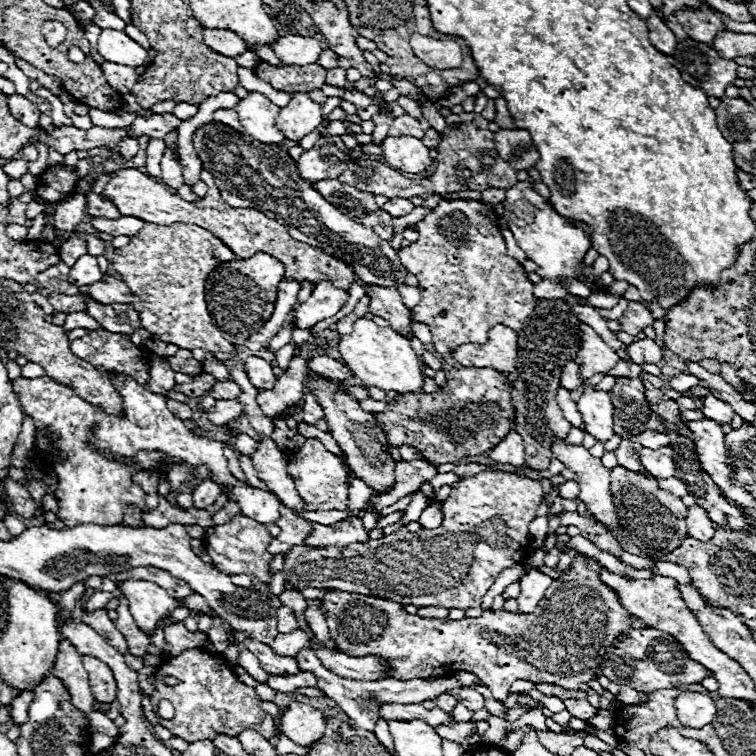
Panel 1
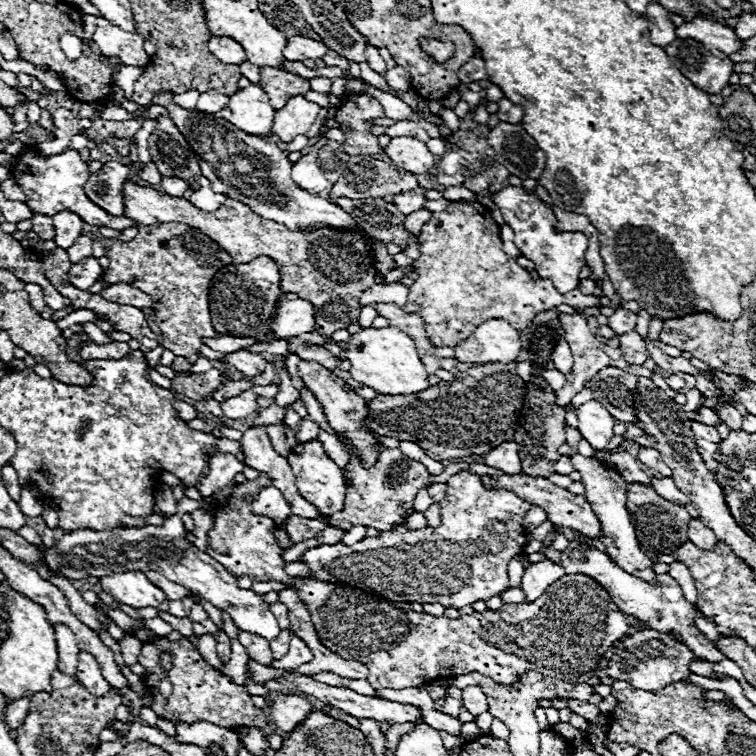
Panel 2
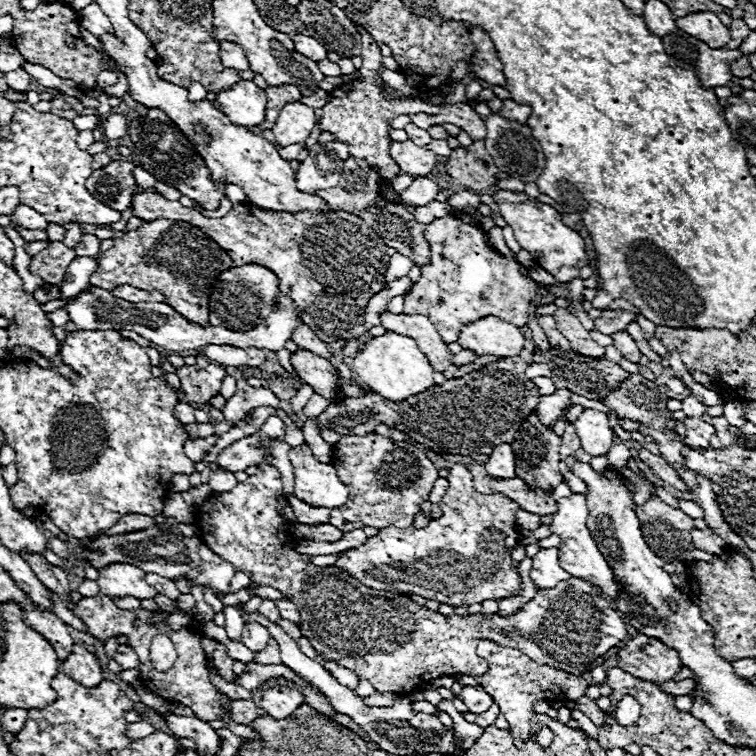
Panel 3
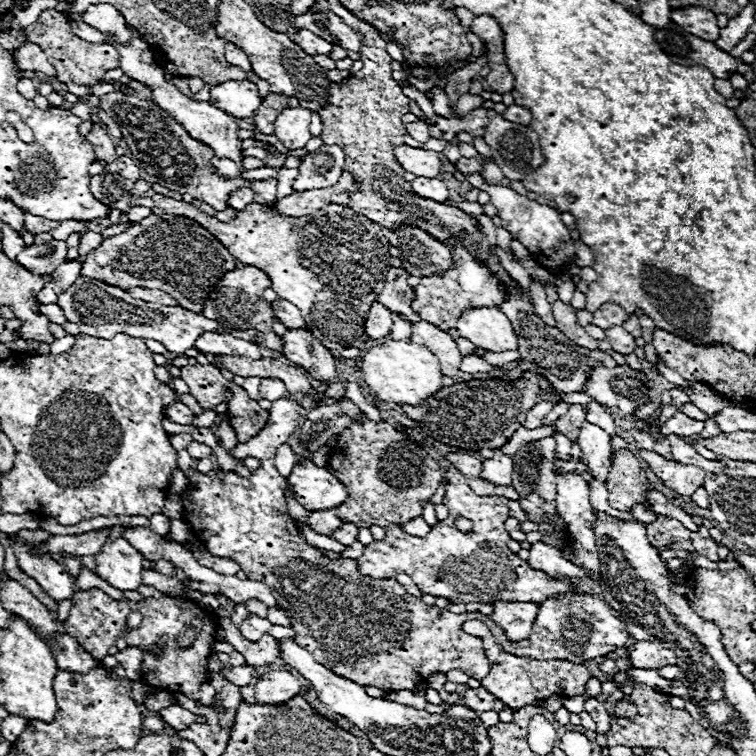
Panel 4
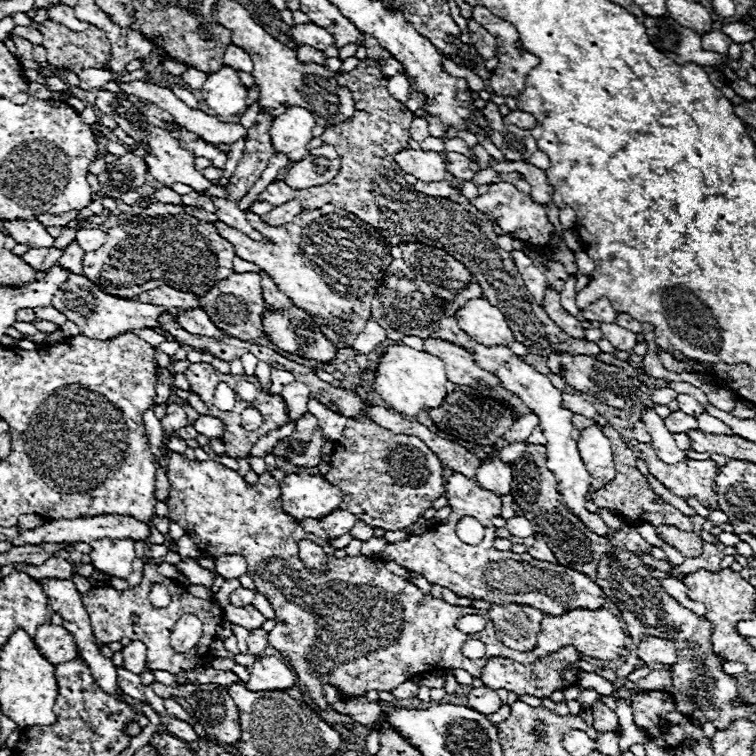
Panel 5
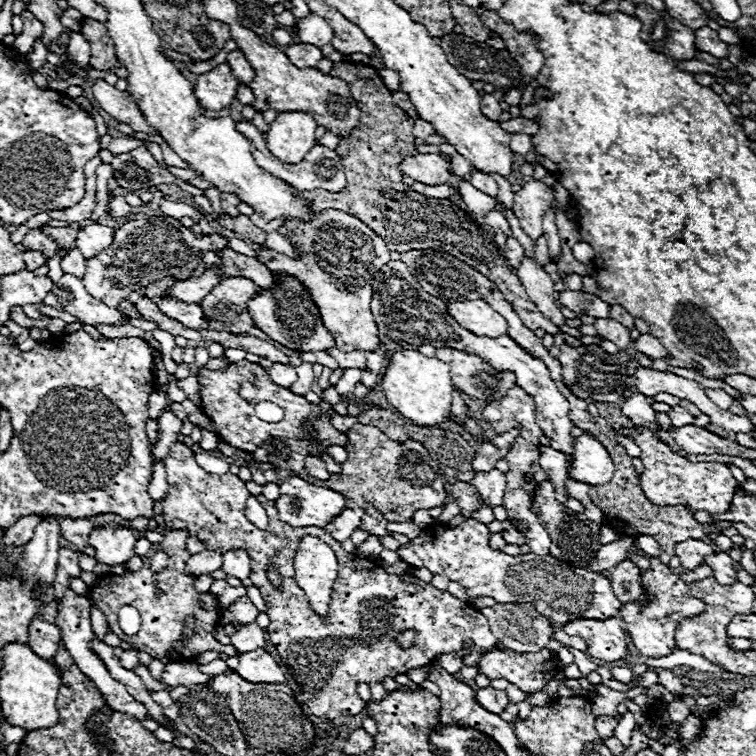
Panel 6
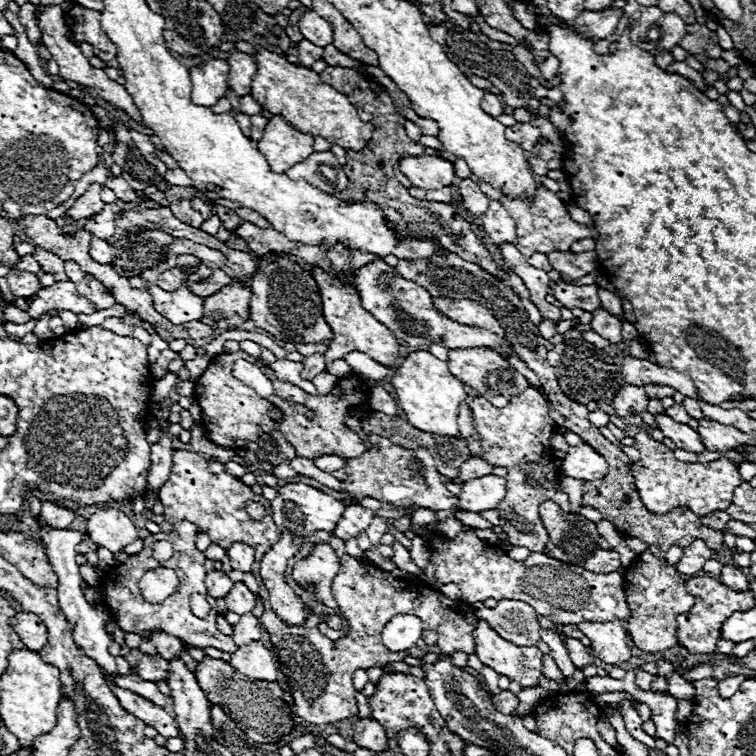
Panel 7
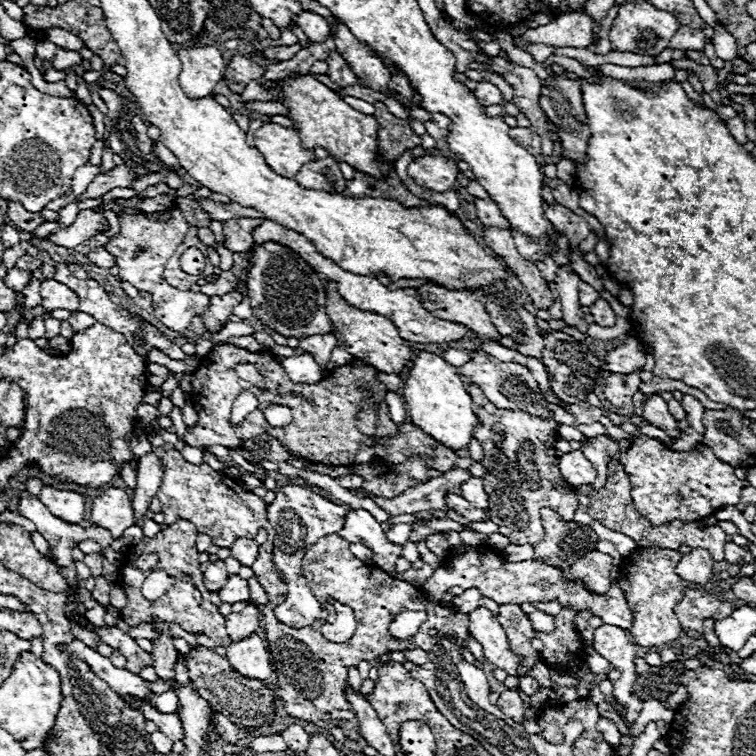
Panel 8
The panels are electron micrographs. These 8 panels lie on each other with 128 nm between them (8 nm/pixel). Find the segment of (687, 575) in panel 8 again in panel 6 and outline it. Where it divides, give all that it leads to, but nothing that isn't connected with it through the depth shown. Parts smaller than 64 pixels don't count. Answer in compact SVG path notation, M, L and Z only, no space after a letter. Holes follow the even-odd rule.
M684 540L676 546L676 556L682 560L682 568L686 570L694 570L698 566L704 564L704 558L710 556L714 550L710 544L702 542L702 540Z

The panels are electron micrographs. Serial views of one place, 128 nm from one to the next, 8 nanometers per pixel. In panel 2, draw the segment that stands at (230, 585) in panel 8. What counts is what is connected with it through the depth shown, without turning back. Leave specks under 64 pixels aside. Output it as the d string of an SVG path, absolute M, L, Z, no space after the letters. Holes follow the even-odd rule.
M240 632L238 638L240 638L240 642L246 648L250 658L254 658L260 664L270 664L272 662L272 650L270 650L270 644L268 644L266 638L254 636L250 632Z

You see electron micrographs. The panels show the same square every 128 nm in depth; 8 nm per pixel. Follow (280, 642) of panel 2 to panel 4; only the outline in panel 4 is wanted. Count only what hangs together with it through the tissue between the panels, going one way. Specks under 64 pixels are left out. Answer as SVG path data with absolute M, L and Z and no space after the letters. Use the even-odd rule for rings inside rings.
M220 618L218 620L220 628L226 632L226 640L238 650L242 652L242 656L246 658L246 664L250 666L268 666L278 658L278 648L276 648L276 638L272 638L270 634L262 636L262 640L258 642L248 642L246 638L242 638L238 634L238 630L230 624L230 618Z

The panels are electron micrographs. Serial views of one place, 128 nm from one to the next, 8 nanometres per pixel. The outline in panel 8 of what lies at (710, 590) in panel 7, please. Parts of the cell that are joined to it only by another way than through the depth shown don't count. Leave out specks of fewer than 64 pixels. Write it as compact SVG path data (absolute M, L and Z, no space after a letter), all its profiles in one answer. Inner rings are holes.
M686 588L684 598L674 606L674 612L688 636L702 636L702 622L706 618L722 620L734 612L734 606L728 602L720 602L712 592L702 588Z

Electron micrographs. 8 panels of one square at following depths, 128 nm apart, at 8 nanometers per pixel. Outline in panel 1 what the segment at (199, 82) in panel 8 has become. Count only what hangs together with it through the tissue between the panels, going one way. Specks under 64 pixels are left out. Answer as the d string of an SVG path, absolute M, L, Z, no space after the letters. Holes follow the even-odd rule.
M250 92L246 98L238 100L238 104L230 110L216 110L214 120L222 122L236 132L252 136L264 144L280 144L284 140L282 132L274 126L280 108L272 104L264 94Z

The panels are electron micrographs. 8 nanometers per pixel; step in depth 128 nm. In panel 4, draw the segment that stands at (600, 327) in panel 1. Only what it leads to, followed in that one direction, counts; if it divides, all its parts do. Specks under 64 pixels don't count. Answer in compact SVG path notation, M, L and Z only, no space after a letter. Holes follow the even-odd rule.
M480 174L478 176L464 176L474 188L485 191L490 194L490 202L496 206L498 216L502 220L502 228L506 228L516 240L520 240L532 254L544 256L538 258L538 262L544 268L562 268L564 264L568 264L570 260L574 260L574 246L572 246L572 238L568 228L562 224L560 214L544 204L538 204L536 200L530 200L518 192L514 192L508 186L500 186L500 184L487 184L486 180Z

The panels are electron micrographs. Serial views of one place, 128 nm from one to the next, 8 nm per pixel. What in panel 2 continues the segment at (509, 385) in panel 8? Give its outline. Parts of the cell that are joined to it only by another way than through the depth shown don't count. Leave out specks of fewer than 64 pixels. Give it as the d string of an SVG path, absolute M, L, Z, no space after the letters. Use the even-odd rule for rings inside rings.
M376 304L376 310L378 310L380 316L384 316L388 320L390 326L394 326L400 332L406 332L406 334L412 336L412 340L418 348L418 356L426 366L426 372L436 374L436 370L440 368L440 358L434 356L436 346L430 342L430 338L426 334L426 326L424 326L422 316L408 314L394 304Z

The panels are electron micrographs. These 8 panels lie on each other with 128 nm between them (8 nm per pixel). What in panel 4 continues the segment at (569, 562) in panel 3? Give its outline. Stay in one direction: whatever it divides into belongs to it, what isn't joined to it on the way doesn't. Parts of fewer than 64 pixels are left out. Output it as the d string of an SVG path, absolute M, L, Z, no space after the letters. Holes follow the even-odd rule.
M568 454L566 460L562 460L558 456L554 458L554 468L556 468L556 474L558 474L558 480L556 480L556 486L558 486L556 512L558 512L558 516L562 516L566 520L570 538L576 544L574 564L582 566L590 578L600 580L600 558L598 558L598 552L596 552L596 538L594 538L594 530L592 530L594 508L590 506L590 500L588 500L588 494L590 494L588 482L592 480L592 476L590 476L590 472L586 472L586 474L564 474L564 464L566 462L580 462L580 460L576 460L572 454Z

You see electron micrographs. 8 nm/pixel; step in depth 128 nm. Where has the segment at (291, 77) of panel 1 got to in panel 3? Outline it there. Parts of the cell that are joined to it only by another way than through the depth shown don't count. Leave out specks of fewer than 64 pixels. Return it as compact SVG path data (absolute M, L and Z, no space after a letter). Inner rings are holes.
M284 84L284 86L268 86L266 88L266 96L268 96L268 108L266 108L266 120L264 120L264 128L272 130L278 112L282 110L284 104L288 104L290 100L300 100L302 94L296 86L292 84Z

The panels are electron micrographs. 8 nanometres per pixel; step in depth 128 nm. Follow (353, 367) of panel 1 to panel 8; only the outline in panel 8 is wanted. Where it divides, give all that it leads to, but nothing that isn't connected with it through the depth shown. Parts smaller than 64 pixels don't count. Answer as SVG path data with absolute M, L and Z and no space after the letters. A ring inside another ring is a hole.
M420 352L412 360L412 368L404 380L402 398L406 402L410 422L440 444L462 450L474 438L474 424L478 424L478 416L472 408L472 396L466 392L466 384L460 380L460 374L454 372L454 366L450 366L442 356Z

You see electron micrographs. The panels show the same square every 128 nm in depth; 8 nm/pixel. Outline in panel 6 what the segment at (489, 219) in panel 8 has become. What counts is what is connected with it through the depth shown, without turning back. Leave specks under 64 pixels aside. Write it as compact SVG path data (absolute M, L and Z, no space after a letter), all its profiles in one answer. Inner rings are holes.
M506 236L506 258L510 260L512 268L516 270L520 264L520 258L524 258L524 248L514 236Z

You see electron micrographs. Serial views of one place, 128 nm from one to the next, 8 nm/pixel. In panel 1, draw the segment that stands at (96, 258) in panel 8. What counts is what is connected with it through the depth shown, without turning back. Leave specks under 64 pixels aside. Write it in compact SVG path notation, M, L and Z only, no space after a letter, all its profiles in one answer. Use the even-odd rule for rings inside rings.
M70 238L66 244L62 244L62 246L58 248L58 256L60 256L68 266L74 266L76 260L78 260L80 256L84 256L86 252L88 252L88 246L86 246L86 242L84 242L82 238Z

